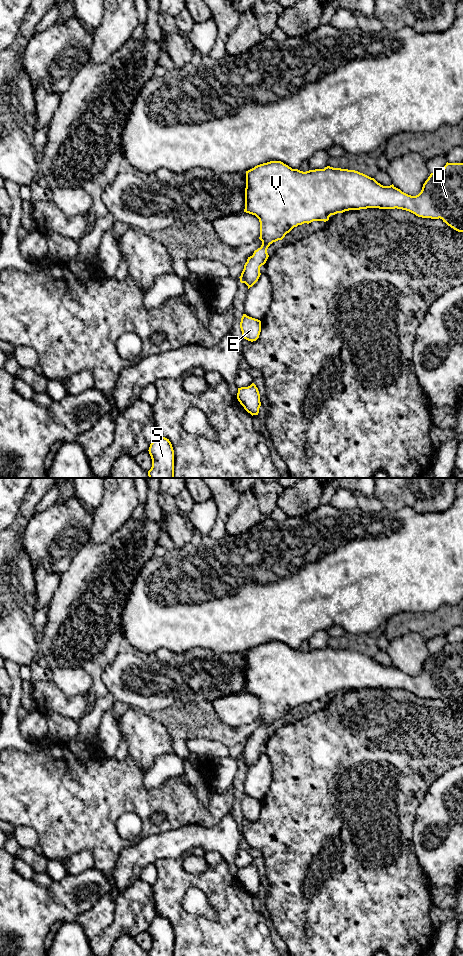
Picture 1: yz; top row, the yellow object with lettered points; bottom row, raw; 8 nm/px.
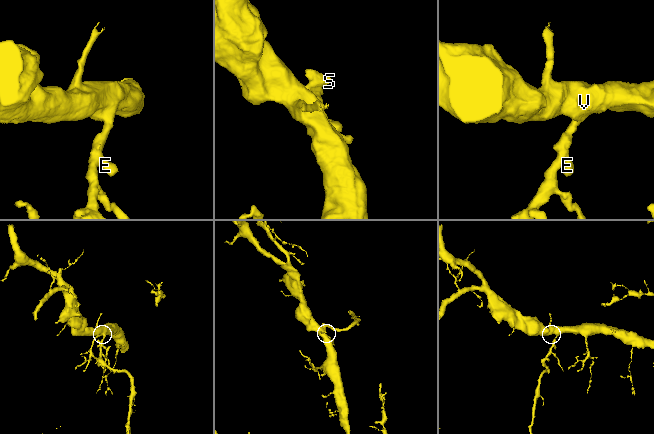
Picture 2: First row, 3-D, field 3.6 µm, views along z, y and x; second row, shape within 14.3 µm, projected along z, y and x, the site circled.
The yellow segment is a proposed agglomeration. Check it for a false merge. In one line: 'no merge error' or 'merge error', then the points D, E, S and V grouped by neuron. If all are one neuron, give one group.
no merge error; D E S V

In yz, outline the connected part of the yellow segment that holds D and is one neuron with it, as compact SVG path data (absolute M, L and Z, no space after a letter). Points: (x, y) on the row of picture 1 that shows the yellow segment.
M270 161L255 166L246 171L245 209L244 212L255 215L260 222L260 237L262 245L248 257L241 273L240 282L245 283L248 289L259 279L260 267L264 265L269 257L268 247L278 240L282 240L294 227L313 221L328 221L331 215L343 213L349 210L360 210L367 208L379 209L402 209L422 218L442 219L448 226L458 232L463 232L463 163L446 163L444 168L431 173L423 184L421 192L416 196L408 195L396 188L393 184L383 186L374 178L355 170L333 168L309 170L306 172L292 169L281 161Z

